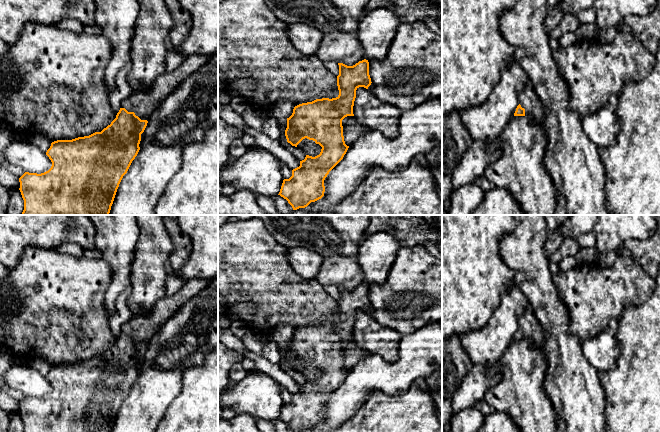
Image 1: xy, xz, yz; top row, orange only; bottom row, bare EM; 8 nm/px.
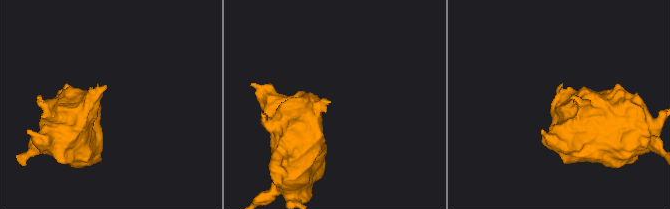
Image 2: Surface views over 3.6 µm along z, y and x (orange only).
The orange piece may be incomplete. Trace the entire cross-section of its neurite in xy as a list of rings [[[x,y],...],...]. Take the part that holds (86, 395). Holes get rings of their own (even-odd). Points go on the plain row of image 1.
[[[203,279],[187,280],[180,291],[160,299],[149,313],[133,316],[121,326],[116,342],[101,356],[52,366],[46,376],[52,386],[51,392],[41,398],[25,396],[19,402],[24,432],[111,432],[119,408],[140,374],[141,358],[150,340],[183,304],[208,283],[209,280]]]

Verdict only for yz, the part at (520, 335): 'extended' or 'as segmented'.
extended

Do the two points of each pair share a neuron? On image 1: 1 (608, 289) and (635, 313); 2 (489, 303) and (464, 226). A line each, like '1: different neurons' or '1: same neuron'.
1: different neurons
2: same neuron

